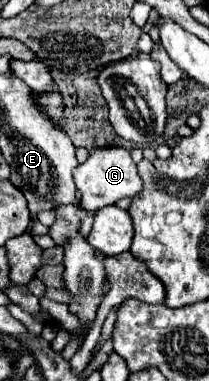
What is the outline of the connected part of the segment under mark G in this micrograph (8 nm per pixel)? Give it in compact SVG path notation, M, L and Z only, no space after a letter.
M96 147L90 151L90 157L76 167L74 173L76 189L82 195L82 207L94 213L100 207L114 205L122 197L134 197L142 189L142 181L138 177L136 165L130 157L130 151L124 147Z

